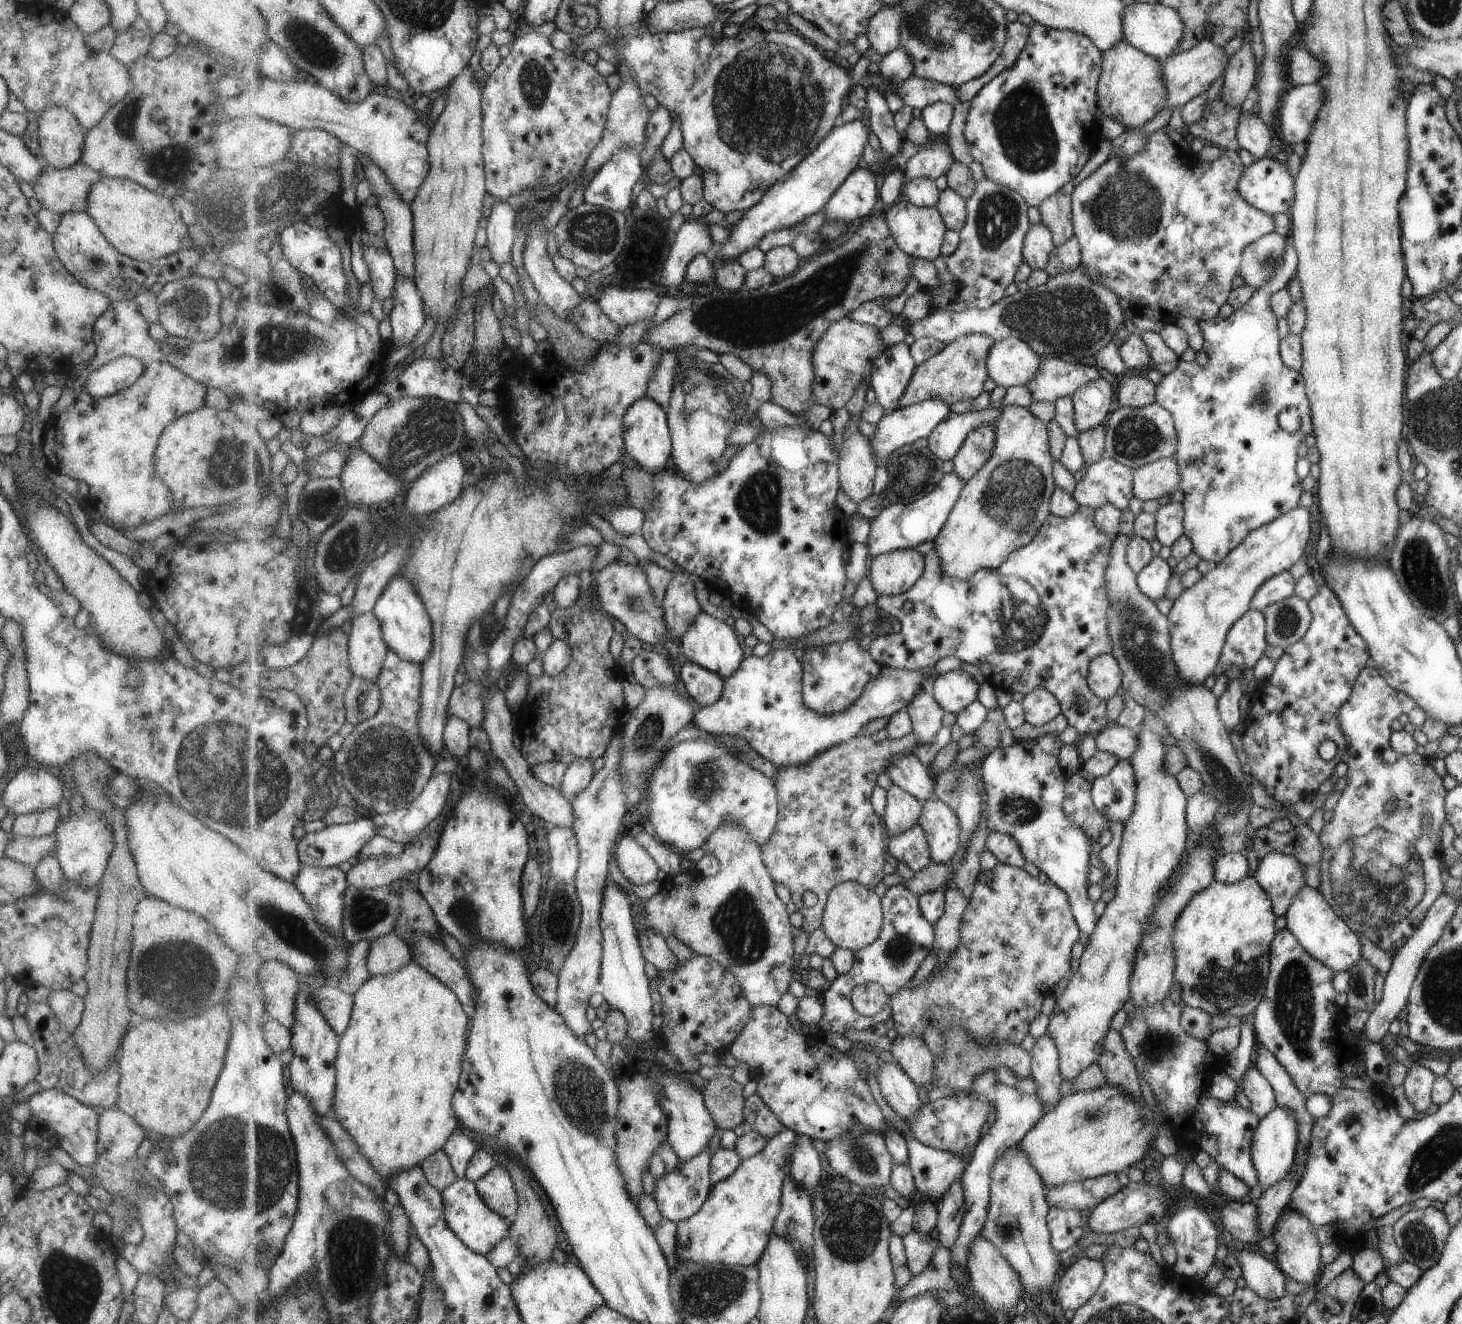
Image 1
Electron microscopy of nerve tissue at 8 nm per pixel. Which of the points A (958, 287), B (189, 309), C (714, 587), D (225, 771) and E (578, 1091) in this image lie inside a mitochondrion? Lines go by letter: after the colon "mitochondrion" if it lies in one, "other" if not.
A: other
B: mitochondrion
C: other
D: mitochondrion
E: mitochondrion

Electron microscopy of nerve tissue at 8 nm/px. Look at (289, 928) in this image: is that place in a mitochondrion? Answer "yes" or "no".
yes

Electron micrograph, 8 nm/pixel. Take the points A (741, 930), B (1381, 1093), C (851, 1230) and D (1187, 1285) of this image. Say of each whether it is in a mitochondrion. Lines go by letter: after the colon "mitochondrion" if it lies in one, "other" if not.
A: mitochondrion
B: other
C: mitochondrion
D: other

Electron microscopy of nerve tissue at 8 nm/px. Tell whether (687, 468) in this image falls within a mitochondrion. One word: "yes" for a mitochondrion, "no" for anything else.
no

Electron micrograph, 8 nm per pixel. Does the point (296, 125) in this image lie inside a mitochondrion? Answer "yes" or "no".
no

